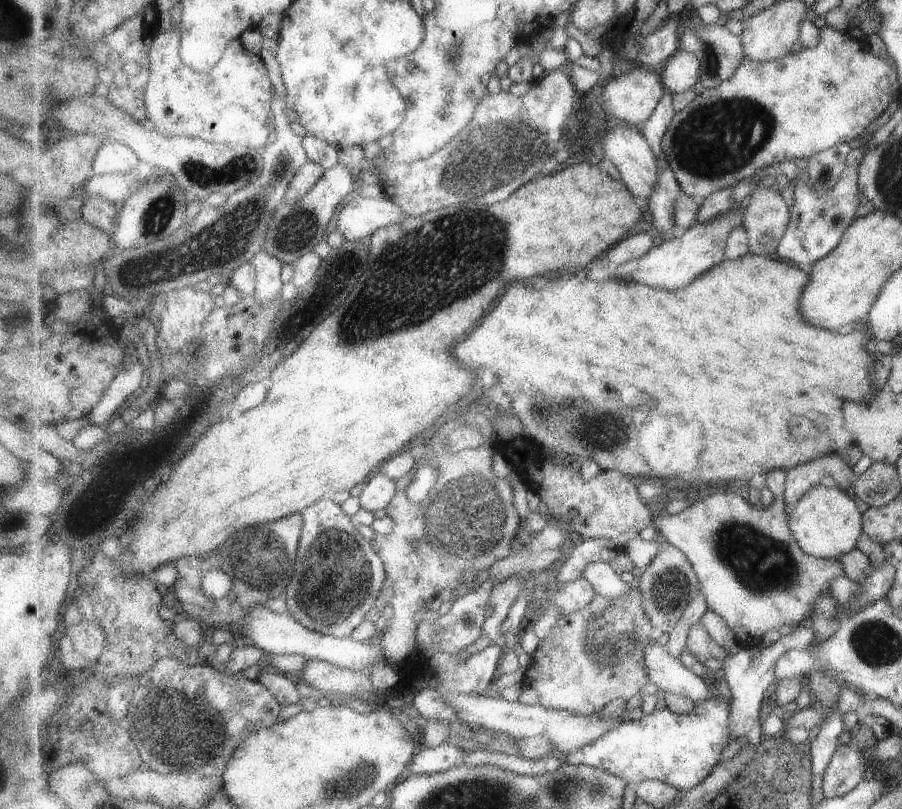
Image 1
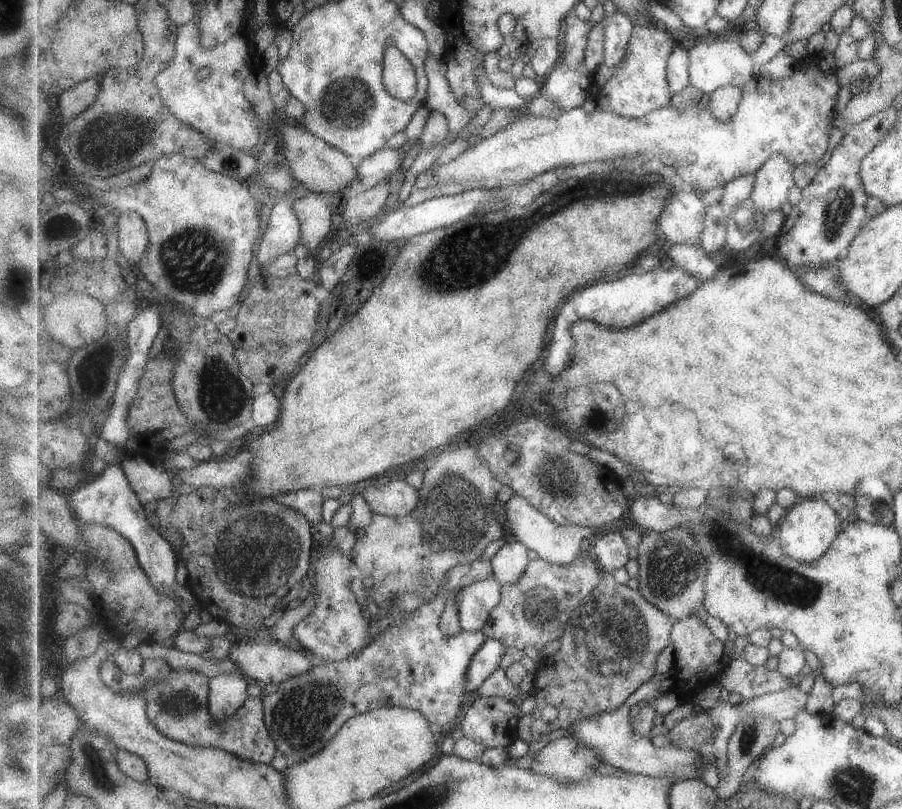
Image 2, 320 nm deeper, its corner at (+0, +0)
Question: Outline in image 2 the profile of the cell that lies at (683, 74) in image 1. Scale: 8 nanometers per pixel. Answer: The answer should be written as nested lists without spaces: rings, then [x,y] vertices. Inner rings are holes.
[[[723,34],[711,38],[702,37],[696,45],[688,51],[690,58],[690,84],[699,88],[707,97],[719,87],[727,85],[744,88],[746,82],[760,73],[756,60],[749,54],[739,40],[729,40]]]

